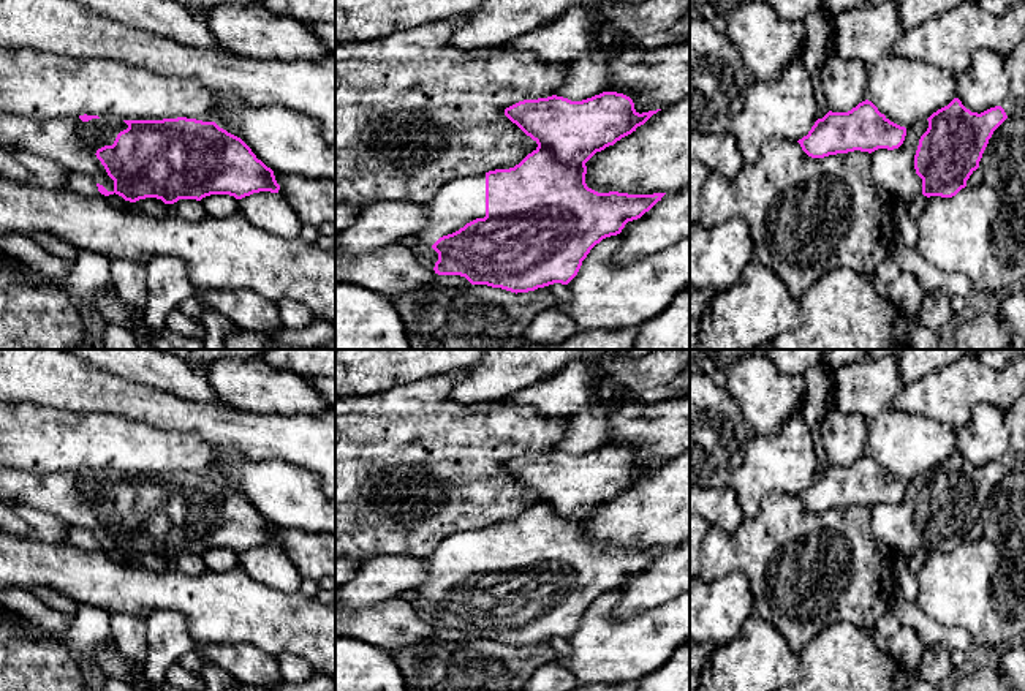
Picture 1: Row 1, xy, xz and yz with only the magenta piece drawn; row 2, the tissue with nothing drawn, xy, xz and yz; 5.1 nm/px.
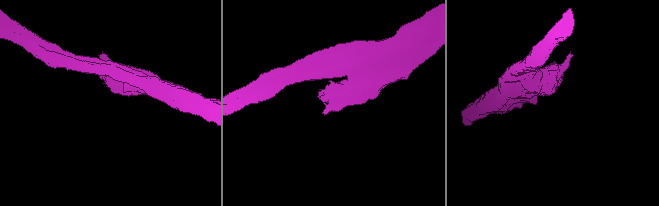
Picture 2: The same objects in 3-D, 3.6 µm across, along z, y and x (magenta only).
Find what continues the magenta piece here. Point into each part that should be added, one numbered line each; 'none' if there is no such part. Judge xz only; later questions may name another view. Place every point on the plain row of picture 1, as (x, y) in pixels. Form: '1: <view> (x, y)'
1: xz (459, 555)

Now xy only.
1: xy (70, 495)

